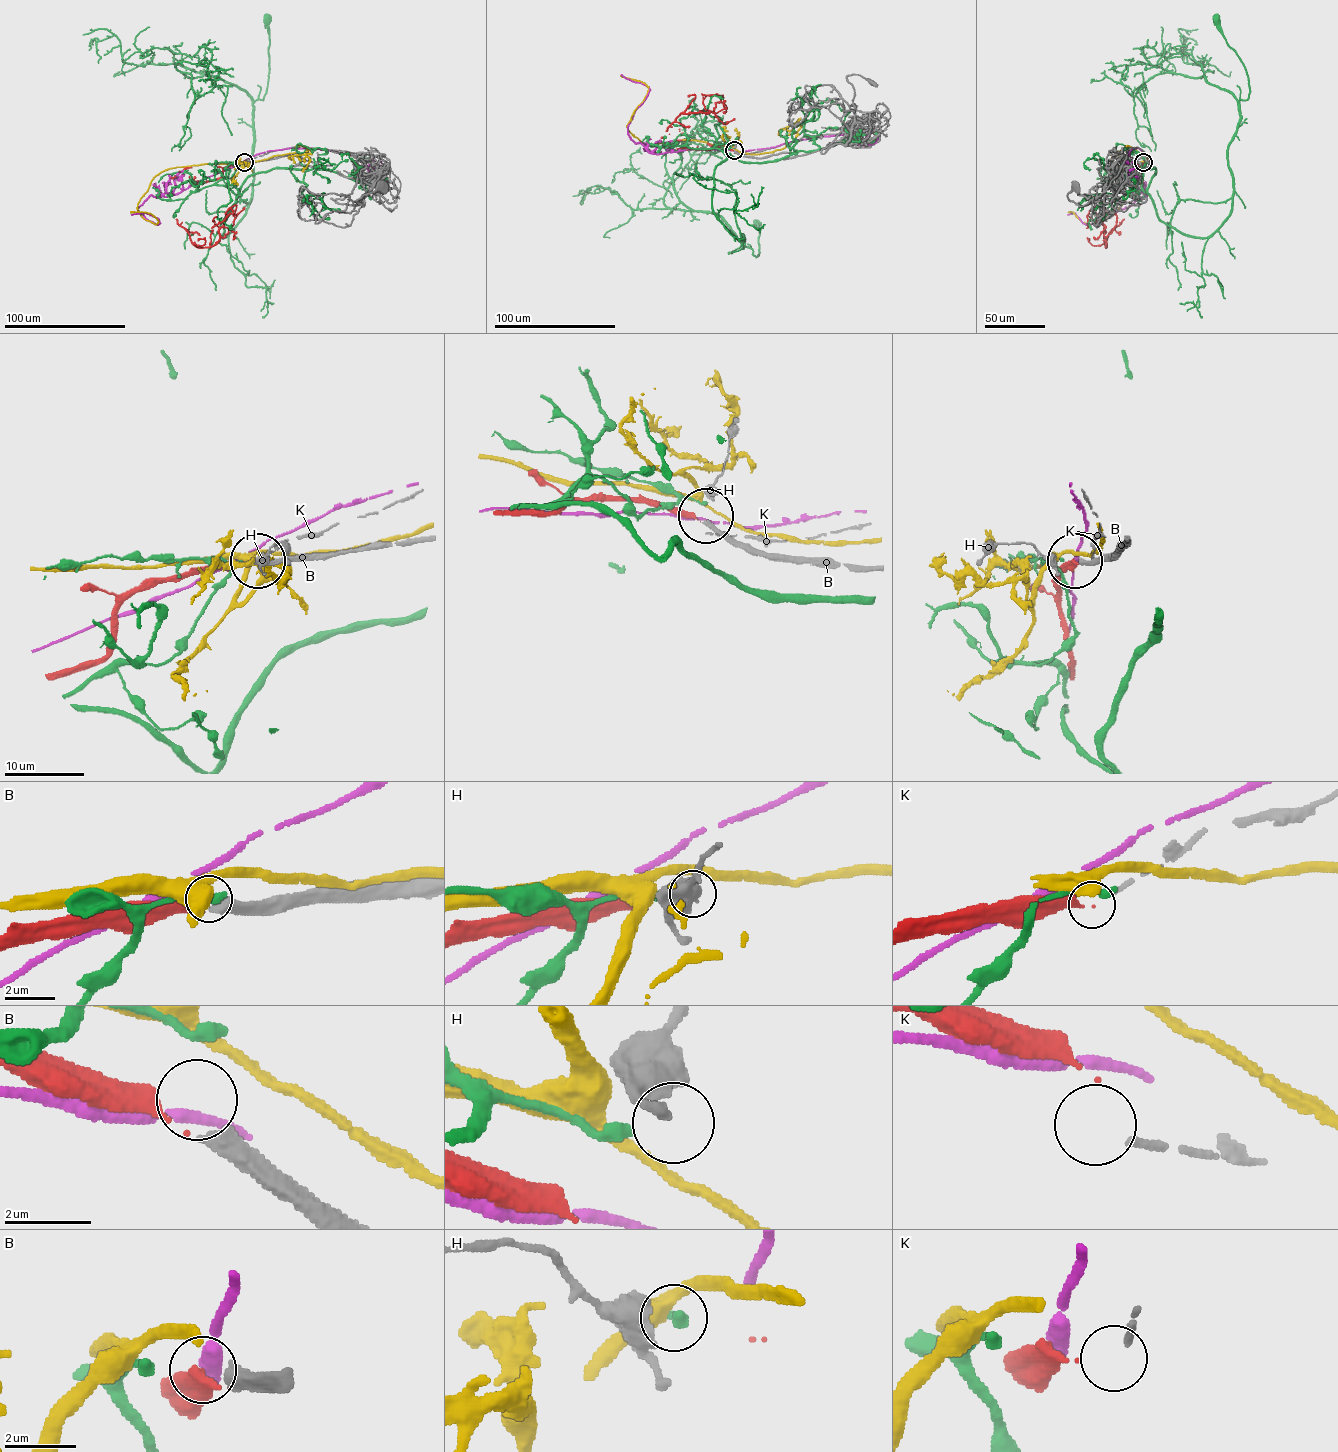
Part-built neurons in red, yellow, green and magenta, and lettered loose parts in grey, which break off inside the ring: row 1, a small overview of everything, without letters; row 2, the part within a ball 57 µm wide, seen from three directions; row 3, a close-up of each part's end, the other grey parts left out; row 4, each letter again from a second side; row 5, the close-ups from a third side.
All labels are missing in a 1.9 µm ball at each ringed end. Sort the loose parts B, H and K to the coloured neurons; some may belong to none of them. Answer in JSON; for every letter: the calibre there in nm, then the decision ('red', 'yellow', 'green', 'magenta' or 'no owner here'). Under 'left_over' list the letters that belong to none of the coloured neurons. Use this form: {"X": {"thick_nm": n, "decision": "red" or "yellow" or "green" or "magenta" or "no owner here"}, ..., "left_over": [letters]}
{"B": {"thick_nm": 480, "decision": "red"}, "H": {"thick_nm": 360, "decision": "green"}, "K": {"thick_nm": 190, "decision": "no owner here"}, "left_over": ["K"]}

